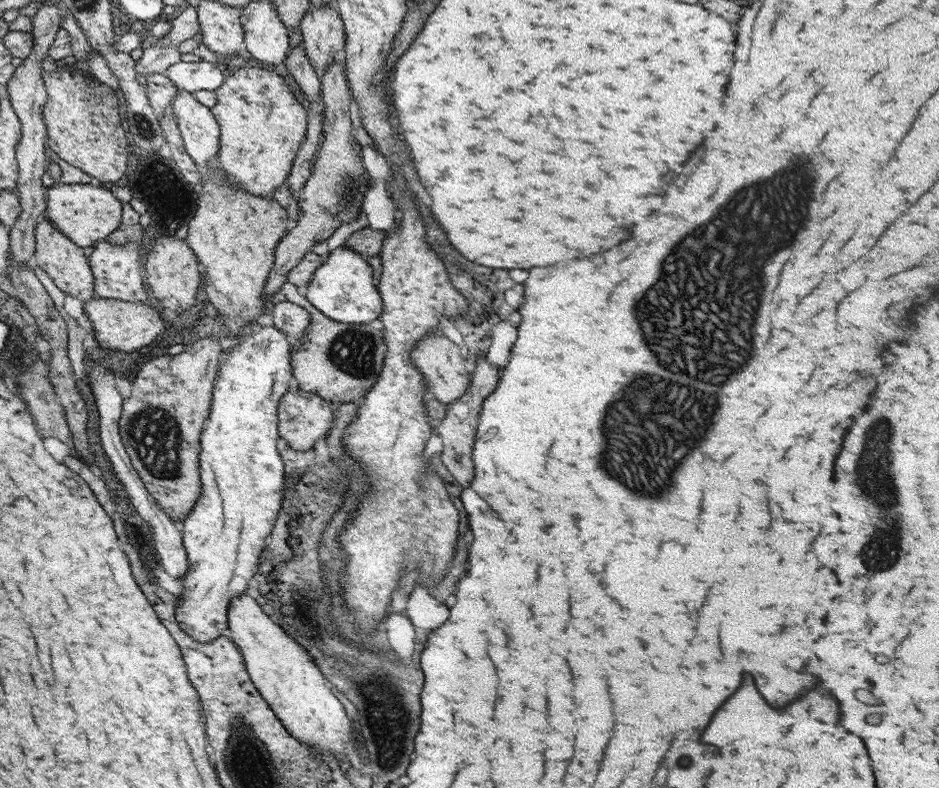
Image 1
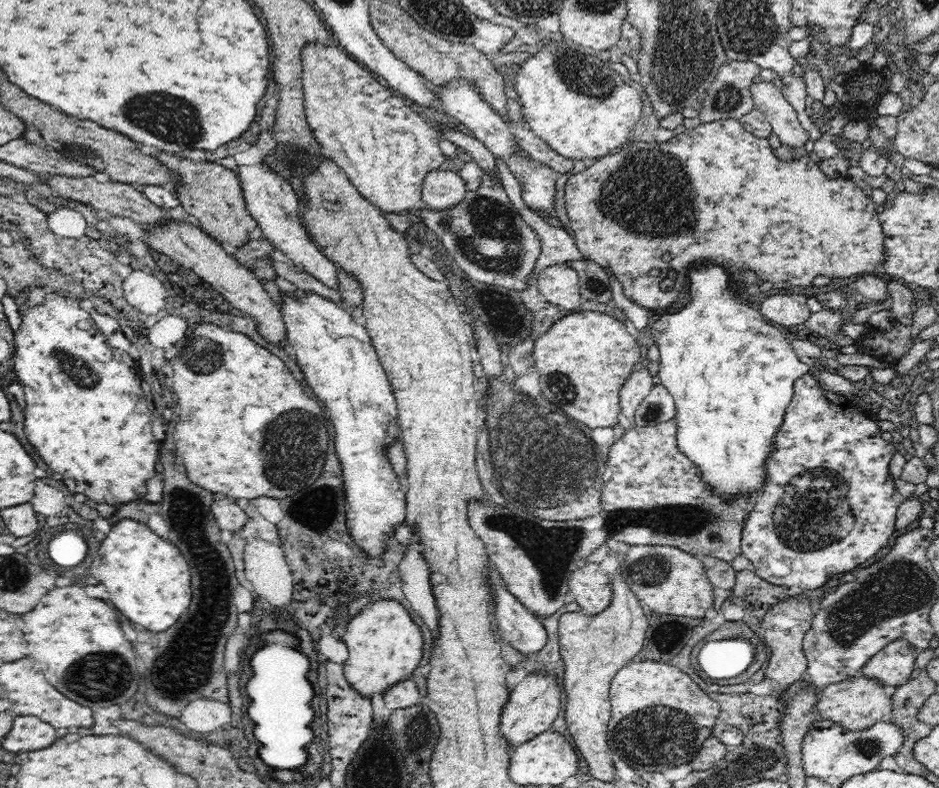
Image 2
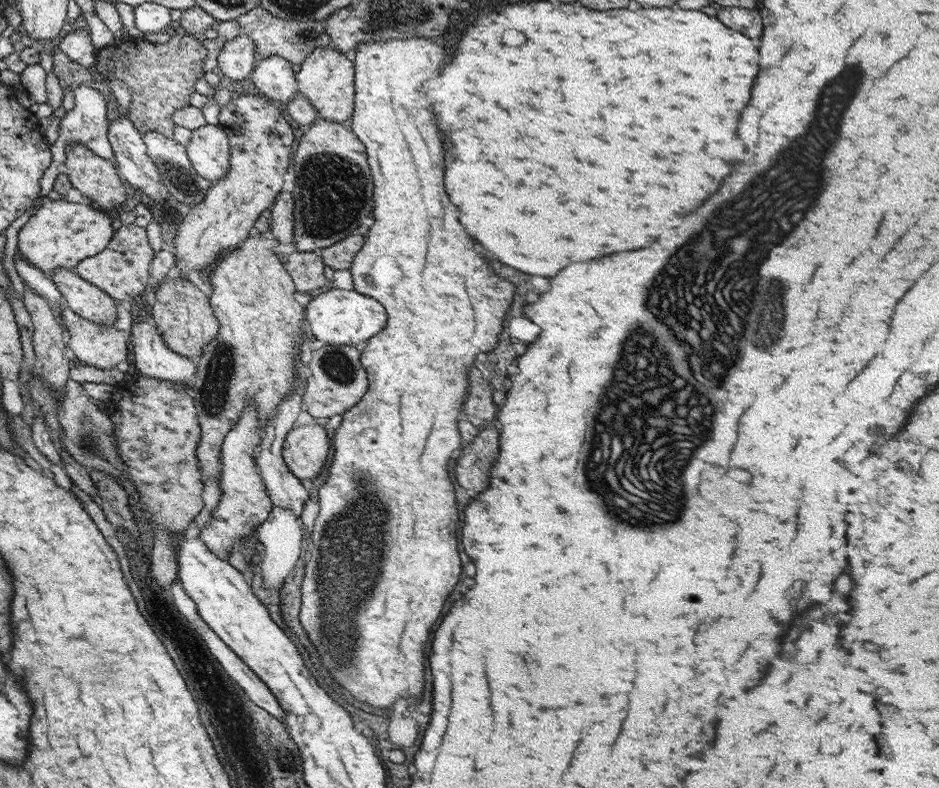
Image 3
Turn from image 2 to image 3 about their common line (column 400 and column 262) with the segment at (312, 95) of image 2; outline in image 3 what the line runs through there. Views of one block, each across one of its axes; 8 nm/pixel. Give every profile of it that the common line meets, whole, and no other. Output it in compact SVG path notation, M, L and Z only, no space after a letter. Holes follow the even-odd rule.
M235 94L227 102L227 106L221 108L217 126L223 128L223 132L227 134L227 140L229 140L229 172L225 178L211 184L203 202L191 206L189 214L179 224L179 230L173 238L173 246L175 246L175 260L177 260L175 266L181 270L181 278L187 278L189 272L199 272L201 268L213 266L225 248L231 250L231 246L237 248L241 242L245 242L249 238L249 234L253 232L253 226L255 226L257 218L261 216L261 212L275 204L275 198L283 188L289 188L289 174L291 174L289 162L291 162L293 130L285 122L285 118L279 114L279 110L273 108L273 102L269 102L261 94L257 94L257 96L255 94L253 96Z

